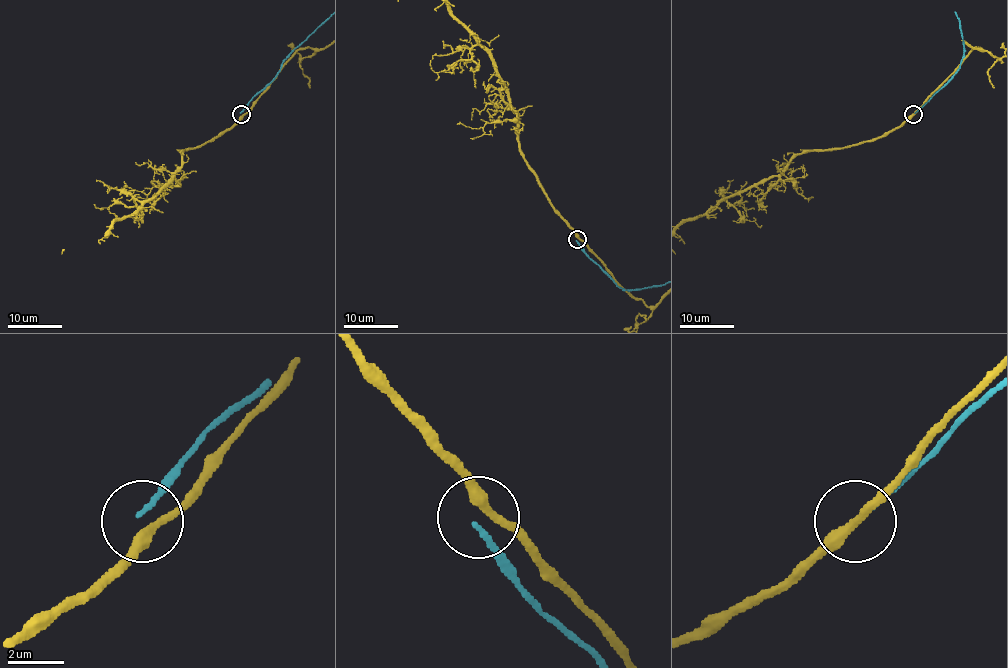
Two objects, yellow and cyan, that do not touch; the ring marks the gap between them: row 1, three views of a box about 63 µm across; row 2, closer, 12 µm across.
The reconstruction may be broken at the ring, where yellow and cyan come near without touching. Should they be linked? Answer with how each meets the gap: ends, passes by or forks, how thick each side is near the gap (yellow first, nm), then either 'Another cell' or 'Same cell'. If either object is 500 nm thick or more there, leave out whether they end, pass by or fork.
At the ring yellow passes by. At the ring cyan ends. Thickness 340 nm (yellow) against 160 nm. Another cell

